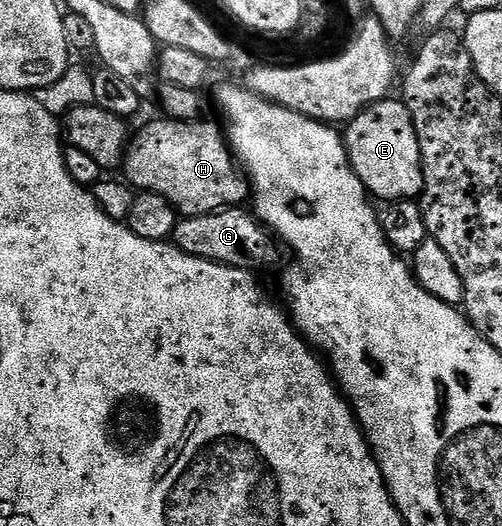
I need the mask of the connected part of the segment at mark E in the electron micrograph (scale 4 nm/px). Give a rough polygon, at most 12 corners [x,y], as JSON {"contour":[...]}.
{"contour":[[402,99],[346,125],[357,178],[376,201],[422,197],[423,155]]}

